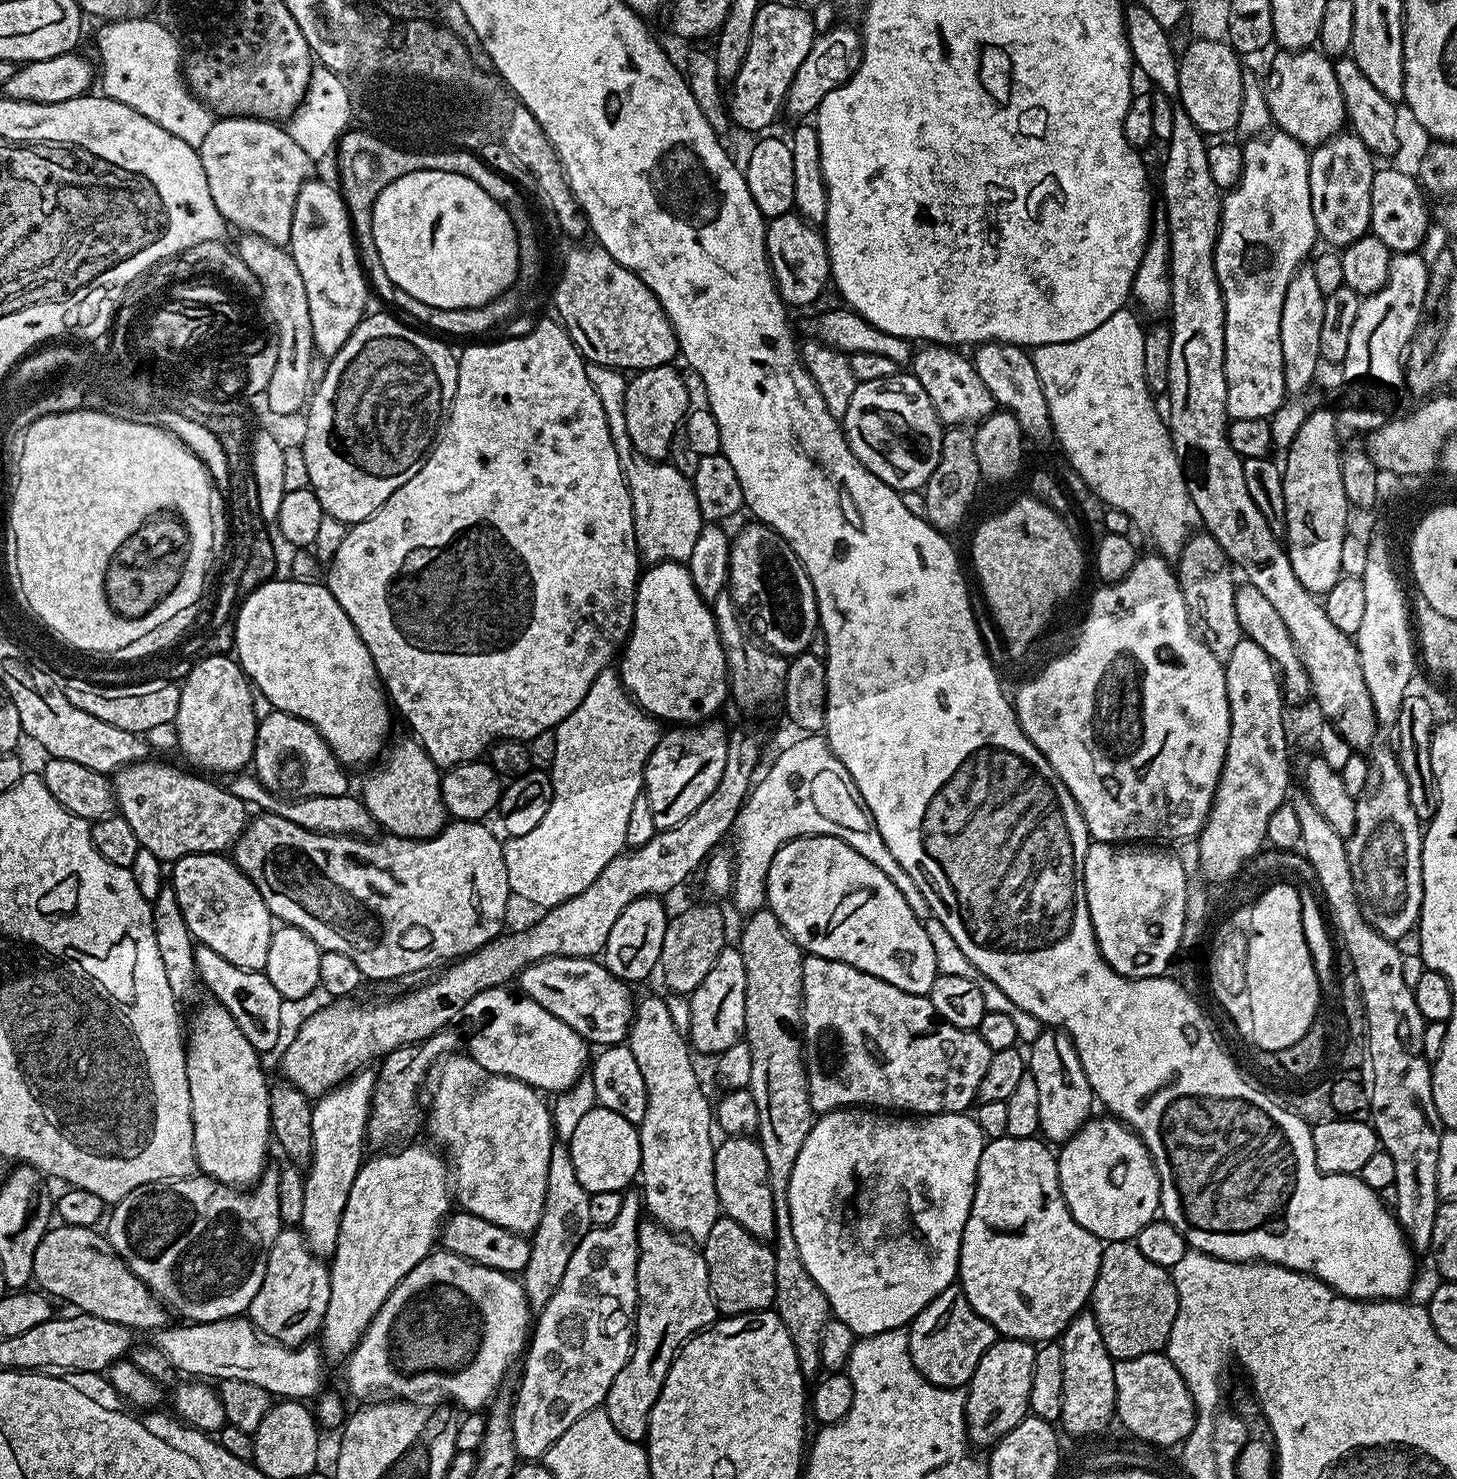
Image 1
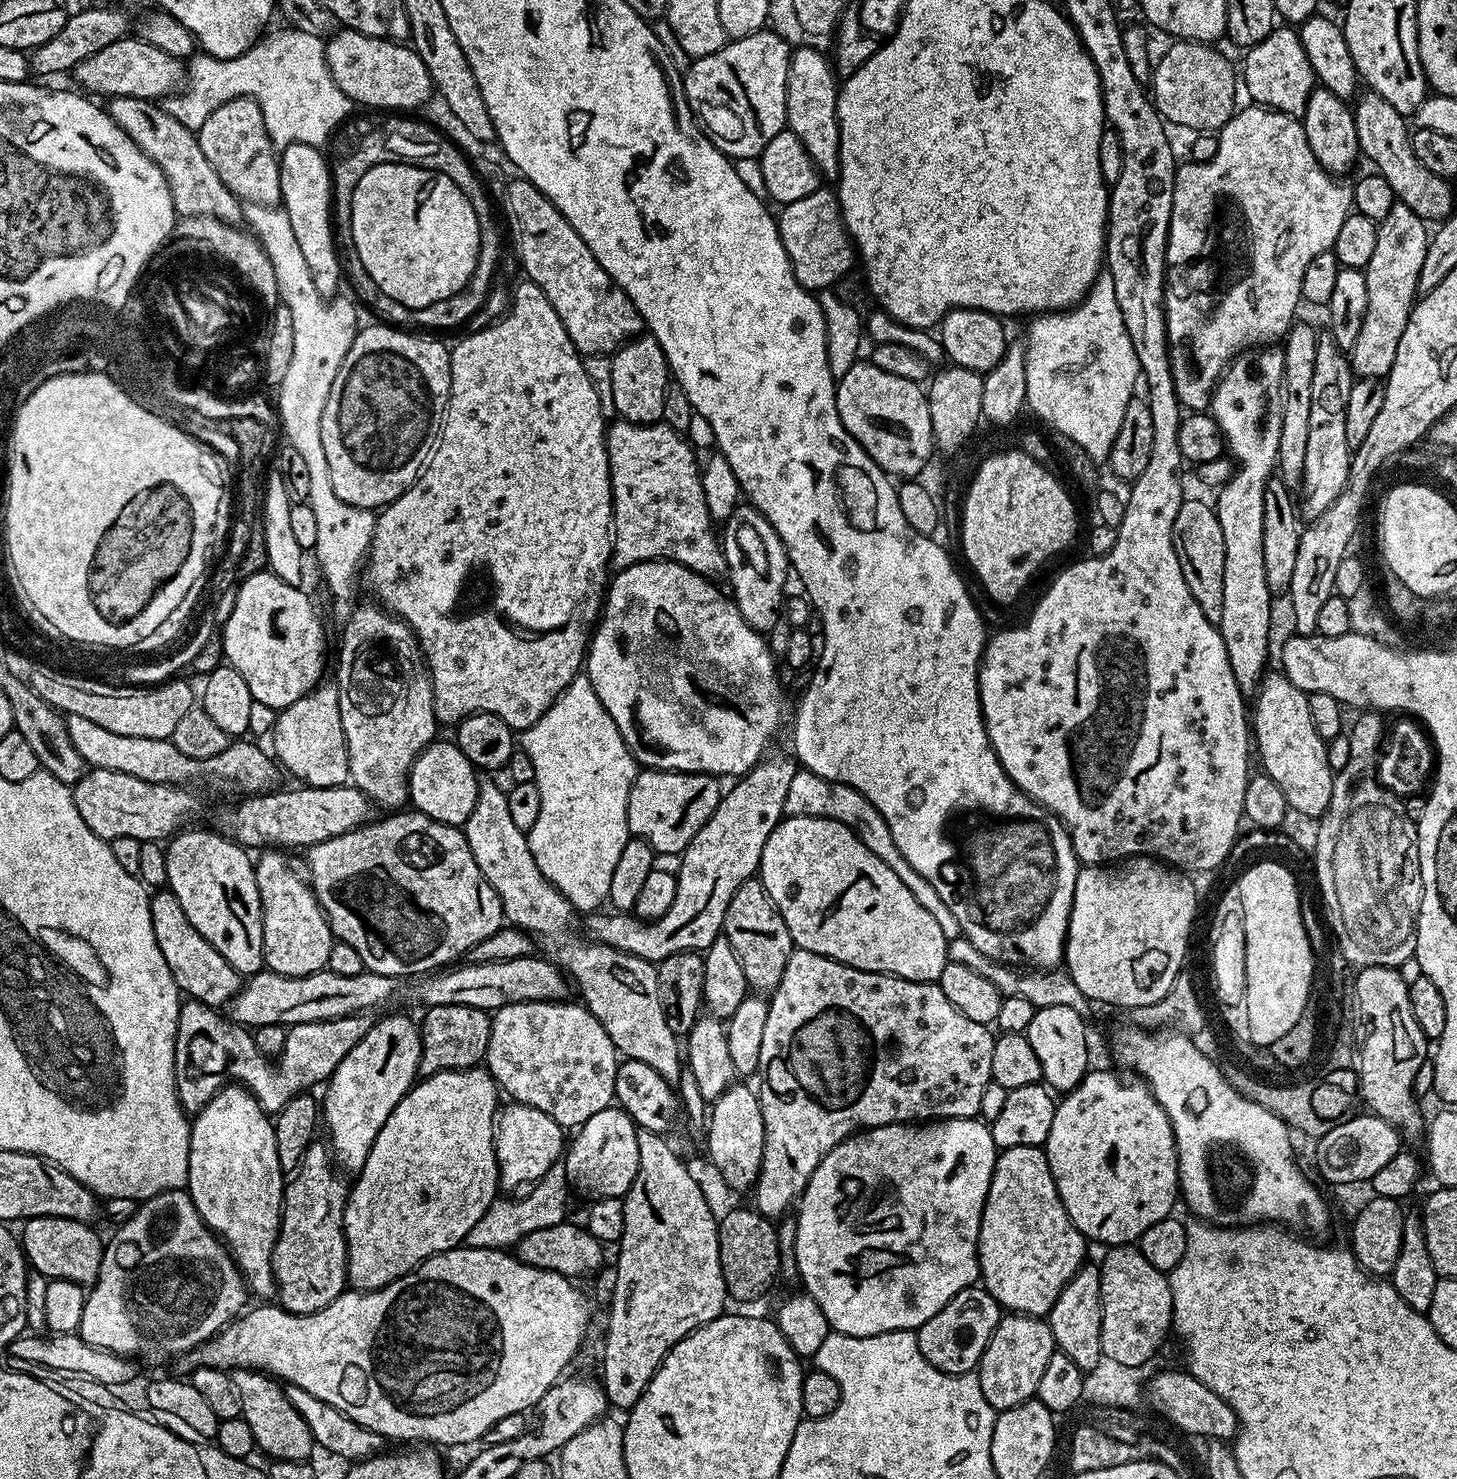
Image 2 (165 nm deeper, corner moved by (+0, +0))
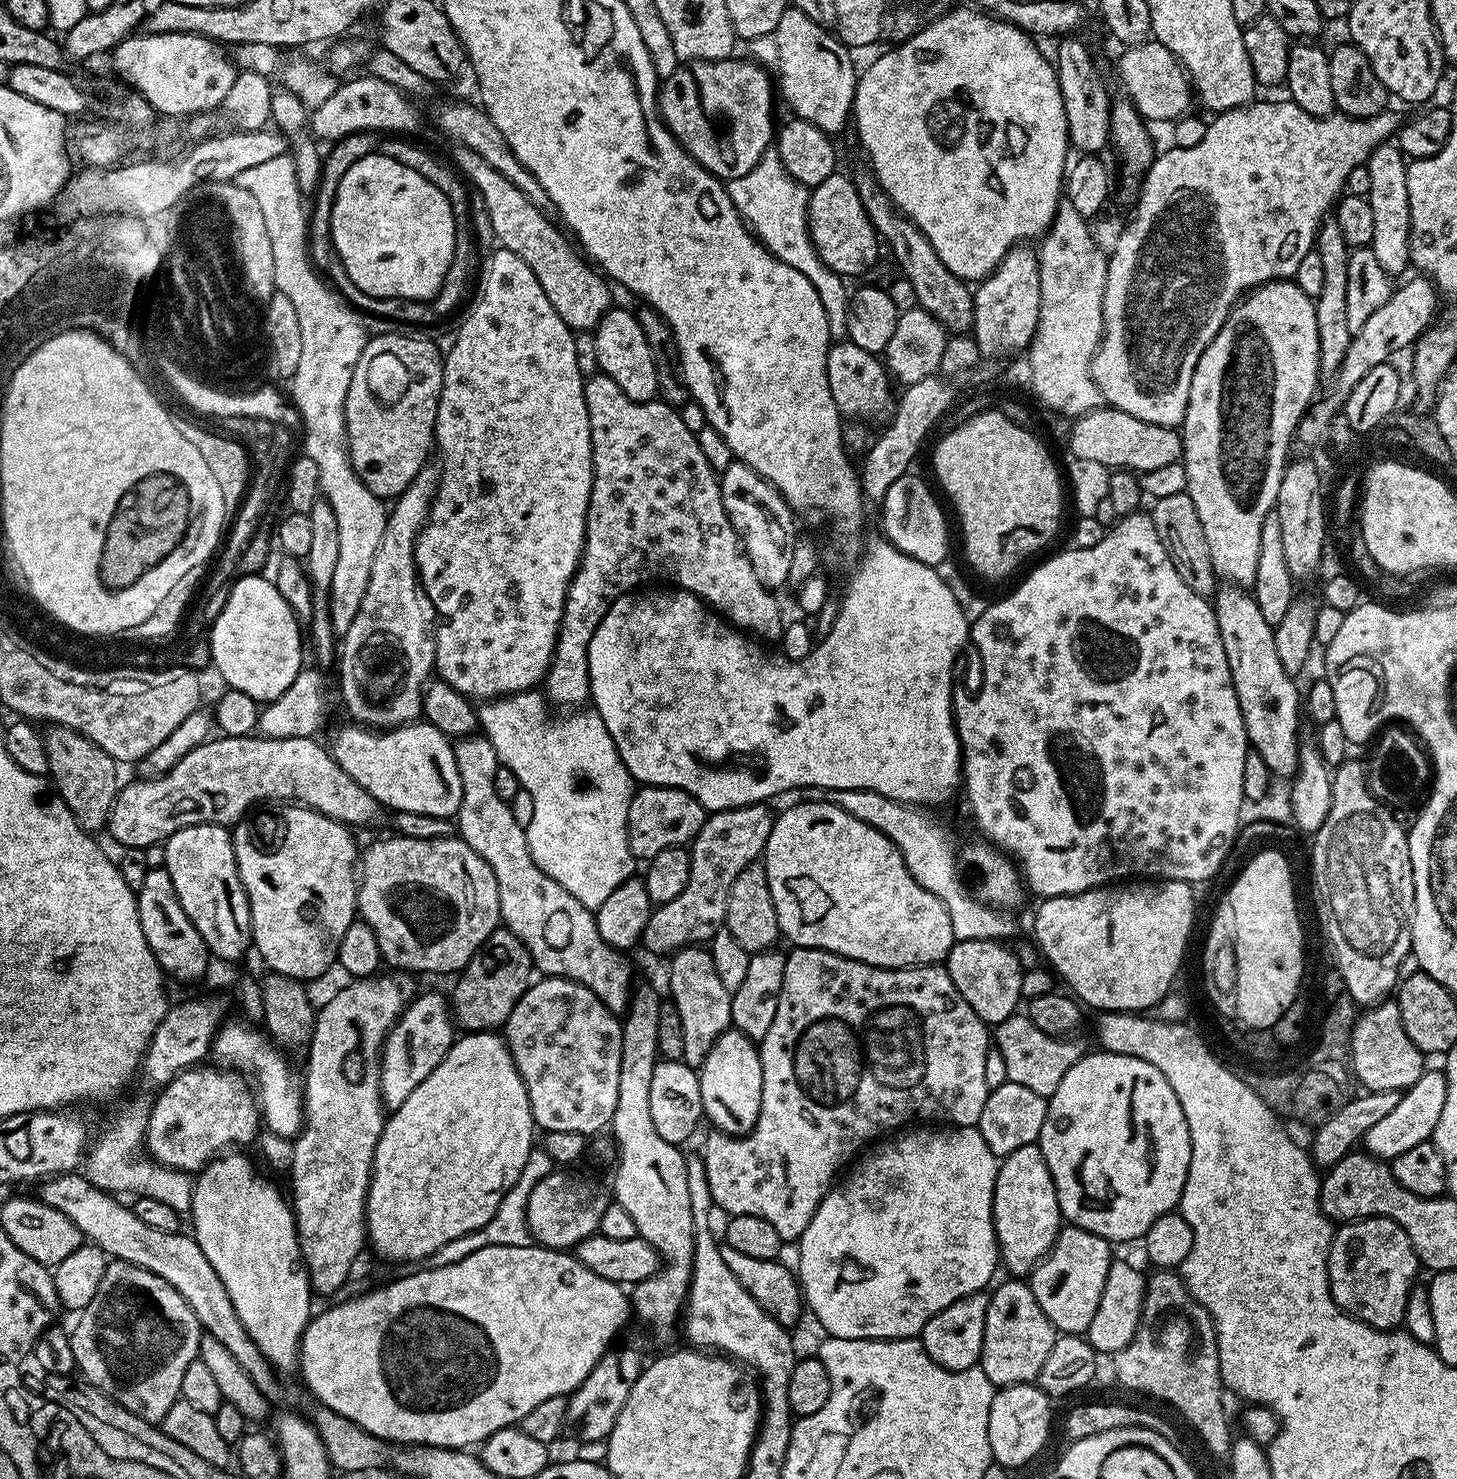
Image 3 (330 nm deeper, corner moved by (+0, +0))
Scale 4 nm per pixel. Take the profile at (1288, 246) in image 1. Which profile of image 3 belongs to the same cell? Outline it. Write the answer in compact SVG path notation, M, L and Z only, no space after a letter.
M1283 98L1284 100L1263 100L1257 99L1251 104L1245 104L1243 108L1231 108L1229 112L1221 112L1213 115L1208 120L1208 129L1206 130L1206 138L1202 138L1202 142L1198 142L1198 146L1190 146L1189 148L1169 147L1169 152L1164 152L1153 159L1152 164L1148 167L1148 171L1142 178L1144 185L1140 188L1140 197L1136 200L1136 217L1129 222L1124 228L1124 233L1116 240L1116 249L1110 252L1108 256L1108 273L1106 274L1106 290L1104 291L1104 336L1100 340L1100 346L1096 350L1096 356L1092 360L1092 377L1098 386L1100 395L1105 405L1122 410L1126 414L1134 414L1134 418L1142 418L1142 422L1150 422L1154 426L1166 426L1167 428L1179 429L1184 423L1184 415L1186 414L1186 406L1190 398L1190 382L1194 378L1194 370L1198 366L1198 358L1202 358L1202 354L1206 350L1206 346L1210 346L1210 342L1214 342L1214 334L1218 334L1218 330L1222 330L1222 326L1226 322L1226 318L1232 312L1237 302L1245 294L1254 288L1259 288L1261 284L1271 284L1274 280L1292 280L1298 270L1298 262L1302 262L1302 258L1306 258L1306 254L1313 251L1316 235L1320 233L1320 226L1324 223L1326 217L1335 209L1342 193L1345 191L1348 179L1350 178L1350 170L1365 167L1370 158L1370 154L1378 146L1389 143L1399 133L1402 123L1402 116L1393 110L1385 110L1377 116L1371 116L1365 120L1354 120L1350 116L1343 114L1333 114L1330 116L1315 116L1314 114L1306 114L1306 110L1302 110L1302 106L1298 106L1291 98Z

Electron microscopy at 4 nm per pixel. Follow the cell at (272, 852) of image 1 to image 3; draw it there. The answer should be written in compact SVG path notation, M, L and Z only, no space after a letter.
M391 834L385 840L376 840L368 849L363 849L362 855L358 860L358 883L356 885L356 910L359 919L374 930L374 938L378 938L378 950L380 951L383 963L385 965L393 964L393 969L408 972L453 972L459 973L463 970L472 955L490 938L490 934L501 927L500 903L498 902L498 882L494 878L494 870L486 866L486 862L464 840L455 835L446 838L406 838L399 834Z

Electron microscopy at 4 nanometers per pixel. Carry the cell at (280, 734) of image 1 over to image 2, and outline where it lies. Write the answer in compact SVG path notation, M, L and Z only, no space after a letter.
M321 682L312 691L297 695L293 700L296 701L277 718L272 728L271 751L279 767L296 779L293 781L309 788L347 785L348 751L342 734L339 688L332 682Z

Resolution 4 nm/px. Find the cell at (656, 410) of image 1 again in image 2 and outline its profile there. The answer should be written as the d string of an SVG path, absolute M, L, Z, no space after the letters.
M641 334L611 353L616 415L631 424L659 424L664 418L670 369L662 346L651 334Z

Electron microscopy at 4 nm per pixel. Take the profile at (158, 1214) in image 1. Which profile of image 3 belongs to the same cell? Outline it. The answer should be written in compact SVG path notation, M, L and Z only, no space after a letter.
M109 1259L98 1294L90 1298L78 1319L70 1337L79 1374L147 1424L163 1422L166 1410L181 1399L186 1366L200 1355L202 1329L186 1298L166 1278L125 1260Z

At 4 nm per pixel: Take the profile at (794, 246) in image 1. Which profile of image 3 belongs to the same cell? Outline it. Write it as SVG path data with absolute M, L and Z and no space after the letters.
M837 170L826 182L808 193L808 233L818 258L827 268L845 278L860 278L882 256L882 241L874 226L862 210L862 198L854 186L851 175Z

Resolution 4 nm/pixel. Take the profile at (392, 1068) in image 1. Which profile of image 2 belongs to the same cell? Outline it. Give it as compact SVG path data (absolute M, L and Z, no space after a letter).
M434 1006L423 1013L424 1021L419 1021L421 1077L432 1076L435 1072L448 1072L450 1070L462 1070L463 1068L477 1067L487 1057L488 1043L490 1042L490 1030L492 1029L492 1016L485 1009L471 1008L470 1006Z

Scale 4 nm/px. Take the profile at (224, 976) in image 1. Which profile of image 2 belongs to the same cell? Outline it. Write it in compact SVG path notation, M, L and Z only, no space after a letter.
M156 890L151 893L150 918L154 922L154 938L158 938L158 950L162 950L162 958L166 958L166 966L170 966L170 974L181 993L203 1004L227 1005L240 988L242 977L214 946L210 946L210 942L206 942L206 938L202 938L202 934L198 934L198 930L194 930L173 892Z

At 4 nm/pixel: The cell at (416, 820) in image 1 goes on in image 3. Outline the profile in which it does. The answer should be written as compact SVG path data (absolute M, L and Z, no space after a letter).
M425 466L406 486L401 496L395 497L388 512L386 530L382 530L382 542L378 542L378 551L374 554L374 563L370 566L370 582L366 582L366 595L362 597L362 606L350 622L350 630L342 634L338 644L338 665L340 664L340 696L348 707L351 719L361 726L373 730L398 728L402 724L411 724L421 715L424 707L424 690L430 675L436 666L436 608L430 602L426 590L420 584L416 574L416 540L425 524L428 512L432 509L432 498L436 495L438 472L435 467Z

